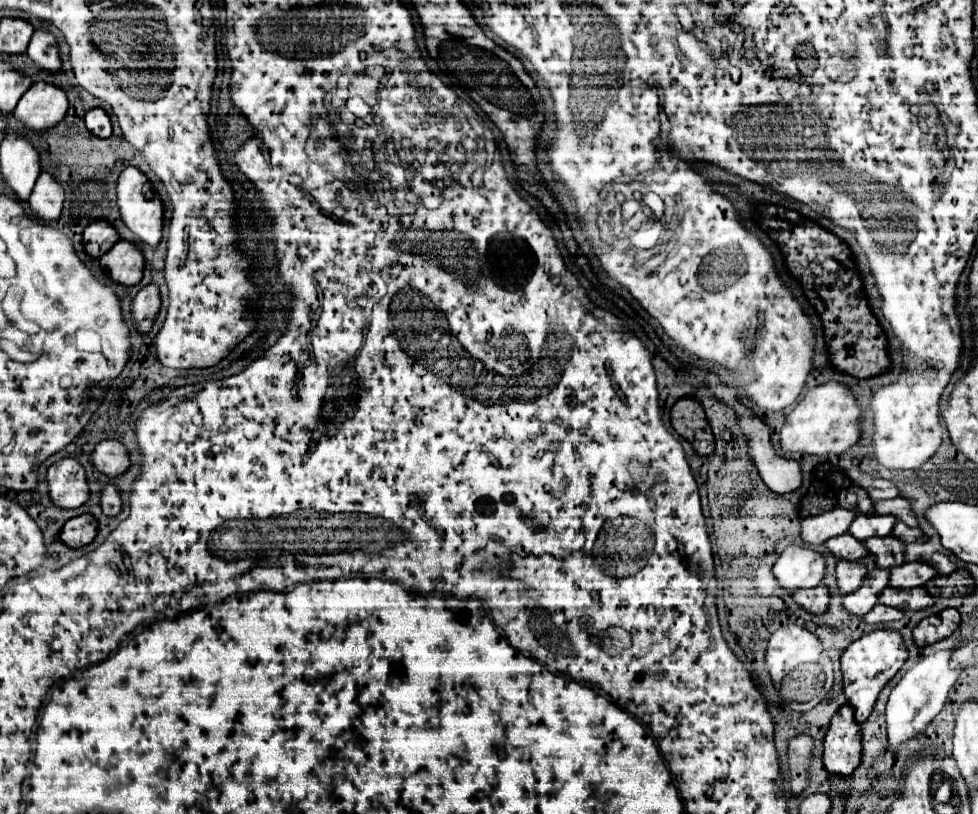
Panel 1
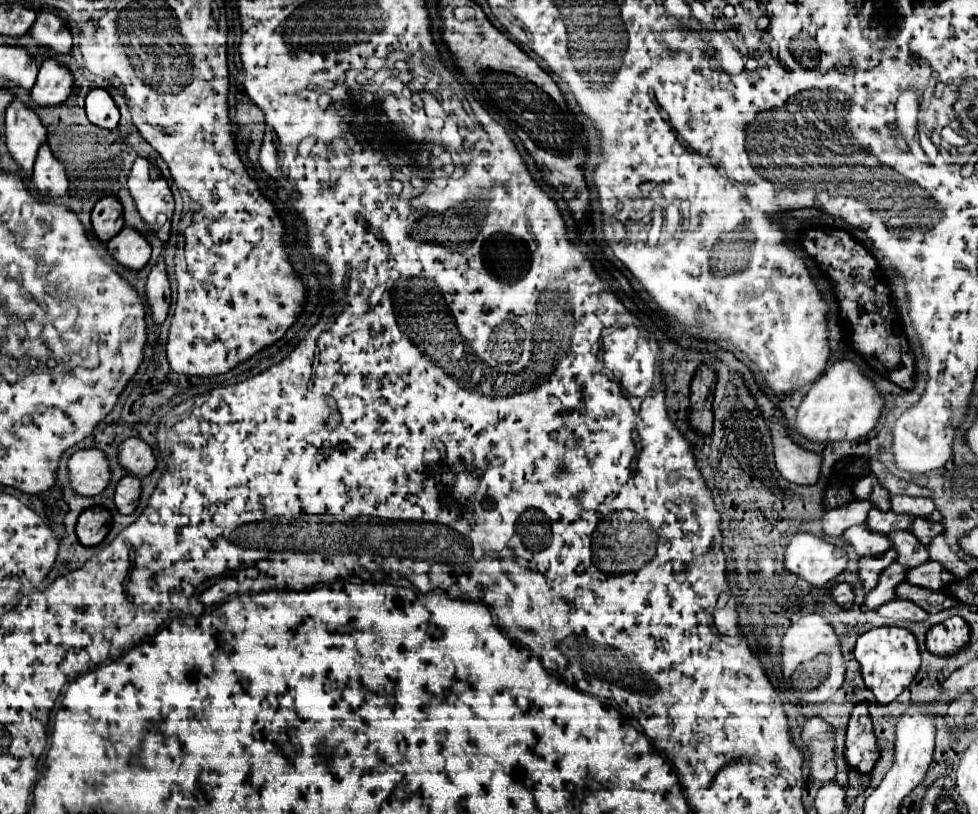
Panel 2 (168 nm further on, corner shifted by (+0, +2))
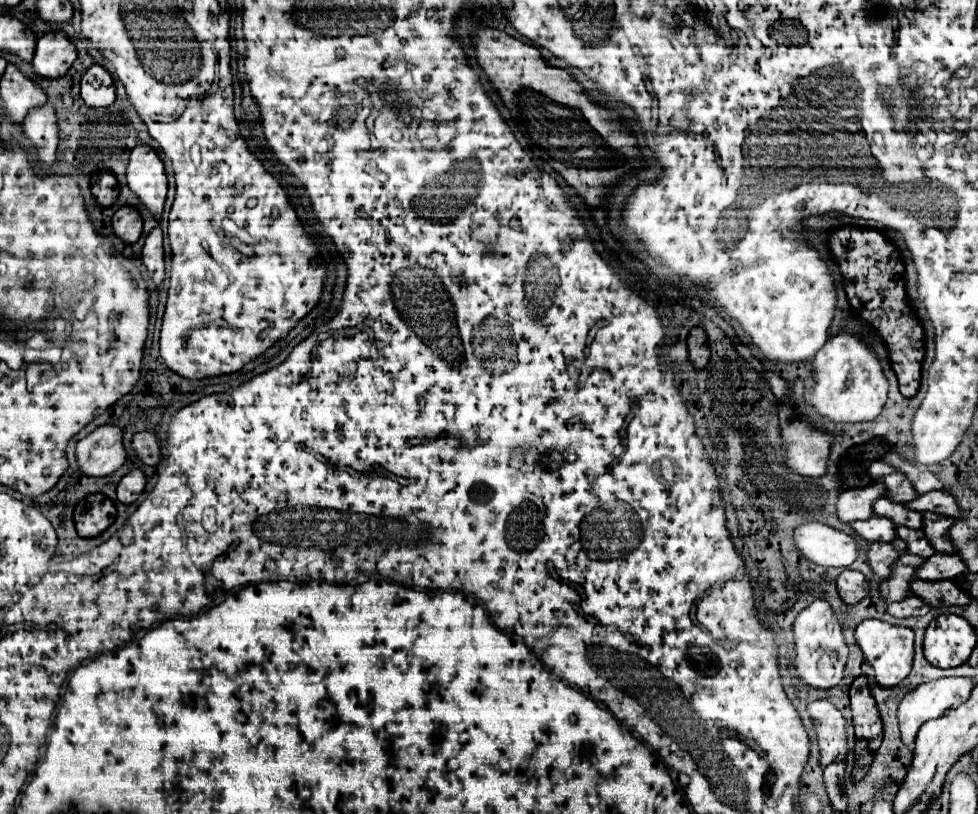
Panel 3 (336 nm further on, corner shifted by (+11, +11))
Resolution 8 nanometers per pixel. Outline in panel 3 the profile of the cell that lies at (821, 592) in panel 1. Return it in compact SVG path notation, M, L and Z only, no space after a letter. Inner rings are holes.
M844 569L836 583L838 583L838 591L840 591L842 601L850 603L850 605L862 601L870 591L870 581L860 571Z

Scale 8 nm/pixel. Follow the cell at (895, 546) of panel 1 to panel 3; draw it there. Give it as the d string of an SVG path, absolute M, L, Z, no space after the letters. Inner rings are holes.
M900 525L896 531L898 531L898 537L906 541L910 553L916 553L916 555L920 555L920 557L924 557L924 559L928 559L928 557L932 557L932 553L936 553L934 547L930 545L930 541L926 539L924 531L908 529L908 527L904 527L904 525Z

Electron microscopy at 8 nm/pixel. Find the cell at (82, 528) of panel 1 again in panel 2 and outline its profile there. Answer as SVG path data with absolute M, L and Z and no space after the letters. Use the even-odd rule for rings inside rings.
M93 506L85 510L75 526L79 542L83 546L97 546L109 532L111 526L111 514L103 506Z

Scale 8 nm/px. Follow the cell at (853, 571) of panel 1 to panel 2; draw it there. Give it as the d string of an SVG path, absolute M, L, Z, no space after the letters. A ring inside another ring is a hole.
M887 550L883 556L863 556L863 558L859 558L859 562L857 562L859 572L857 572L857 576L859 576L859 580L861 580L865 592L869 592L869 590L875 588L879 574L881 574L895 558L897 558L895 550Z

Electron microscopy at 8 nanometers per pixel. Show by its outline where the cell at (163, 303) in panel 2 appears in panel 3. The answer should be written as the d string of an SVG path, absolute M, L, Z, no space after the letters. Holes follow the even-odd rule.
M154 227L146 237L146 243L142 249L142 263L146 265L154 283L160 285L164 281L164 247L162 247L160 227Z

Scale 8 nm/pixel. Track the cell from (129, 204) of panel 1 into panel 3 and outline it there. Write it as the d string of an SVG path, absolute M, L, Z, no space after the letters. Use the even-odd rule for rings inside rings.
M138 143L130 153L126 177L130 189L140 197L140 201L160 217L168 191L168 179L160 155L150 145Z

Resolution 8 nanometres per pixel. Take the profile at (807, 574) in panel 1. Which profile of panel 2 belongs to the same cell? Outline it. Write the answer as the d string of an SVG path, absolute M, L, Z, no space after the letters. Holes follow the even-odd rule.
M795 534L785 550L785 568L809 582L825 586L847 566L847 554L841 546L829 544L813 534Z

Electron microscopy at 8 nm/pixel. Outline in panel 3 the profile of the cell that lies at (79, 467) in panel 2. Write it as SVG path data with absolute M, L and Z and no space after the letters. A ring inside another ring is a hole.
M102 425L92 431L76 445L80 469L90 477L104 477L114 473L126 463L128 457L122 439L122 429L116 425Z

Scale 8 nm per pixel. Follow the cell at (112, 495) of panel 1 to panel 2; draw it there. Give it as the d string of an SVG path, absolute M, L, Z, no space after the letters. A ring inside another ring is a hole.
M125 476L119 480L115 486L115 496L113 502L121 514L131 514L137 508L139 502L139 478L135 476Z

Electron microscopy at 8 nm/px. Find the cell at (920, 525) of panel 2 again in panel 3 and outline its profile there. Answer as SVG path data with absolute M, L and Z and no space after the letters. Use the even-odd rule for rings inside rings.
M924 513L924 533L936 551L956 553L956 547L952 547L948 541L948 529L952 523L954 523L954 519L950 519L950 517Z

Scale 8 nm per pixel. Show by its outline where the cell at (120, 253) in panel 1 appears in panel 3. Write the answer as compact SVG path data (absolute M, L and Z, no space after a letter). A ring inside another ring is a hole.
M120 207L114 217L112 217L112 227L114 233L126 241L126 243L136 243L140 233L142 233L142 217L134 207Z

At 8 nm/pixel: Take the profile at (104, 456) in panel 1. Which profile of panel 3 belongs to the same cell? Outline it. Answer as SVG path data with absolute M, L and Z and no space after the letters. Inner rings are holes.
M152 431L136 433L134 441L132 441L132 447L138 453L138 457L142 459L142 463L146 463L146 465L158 465L162 461L158 437Z

